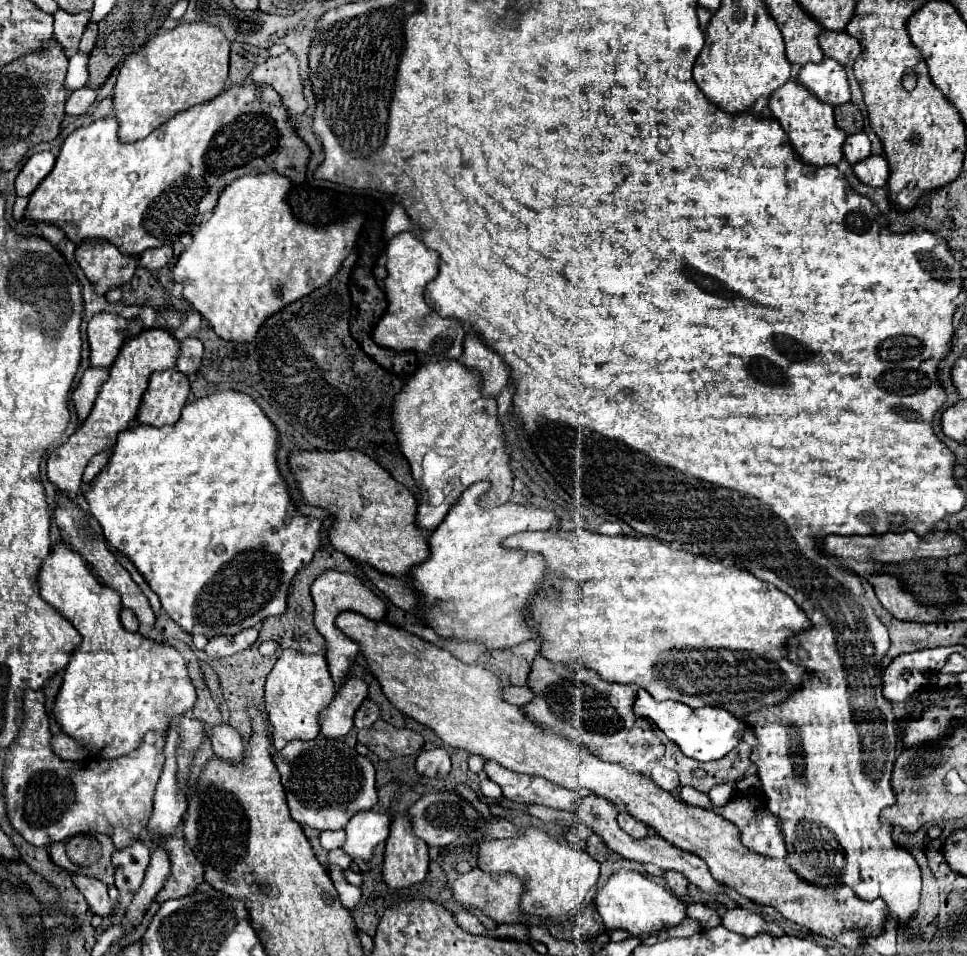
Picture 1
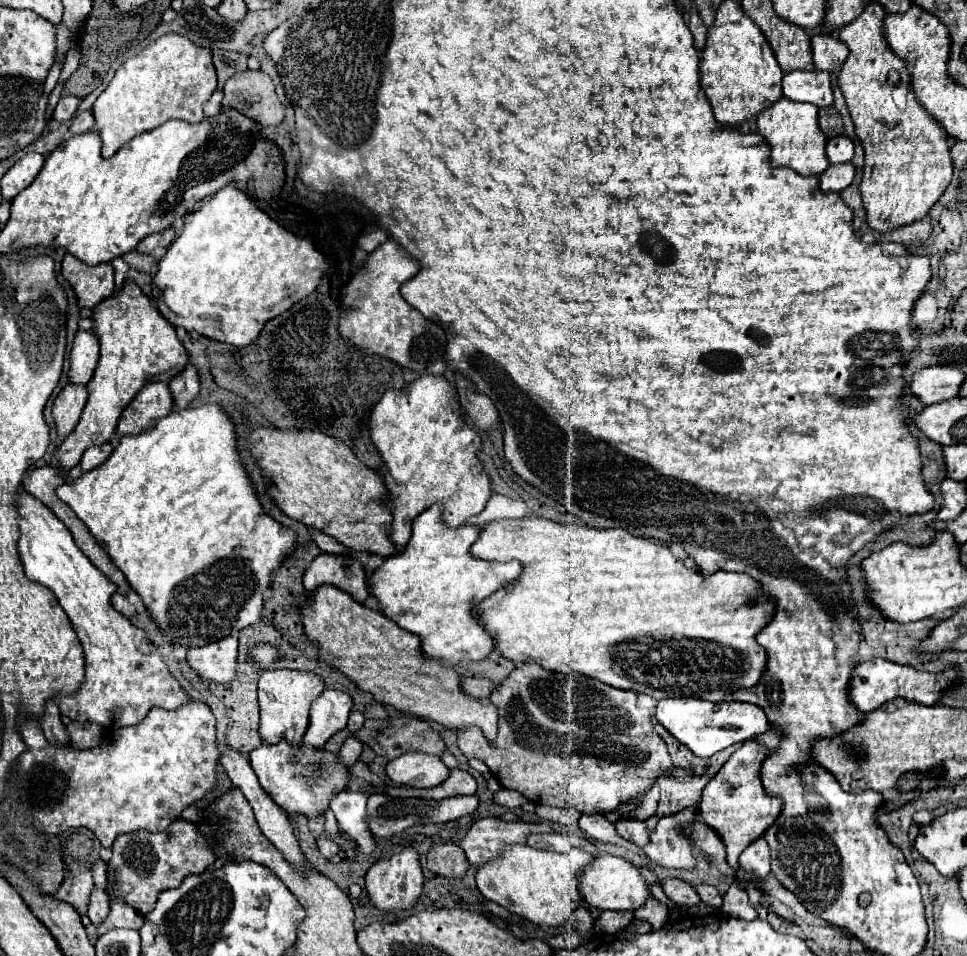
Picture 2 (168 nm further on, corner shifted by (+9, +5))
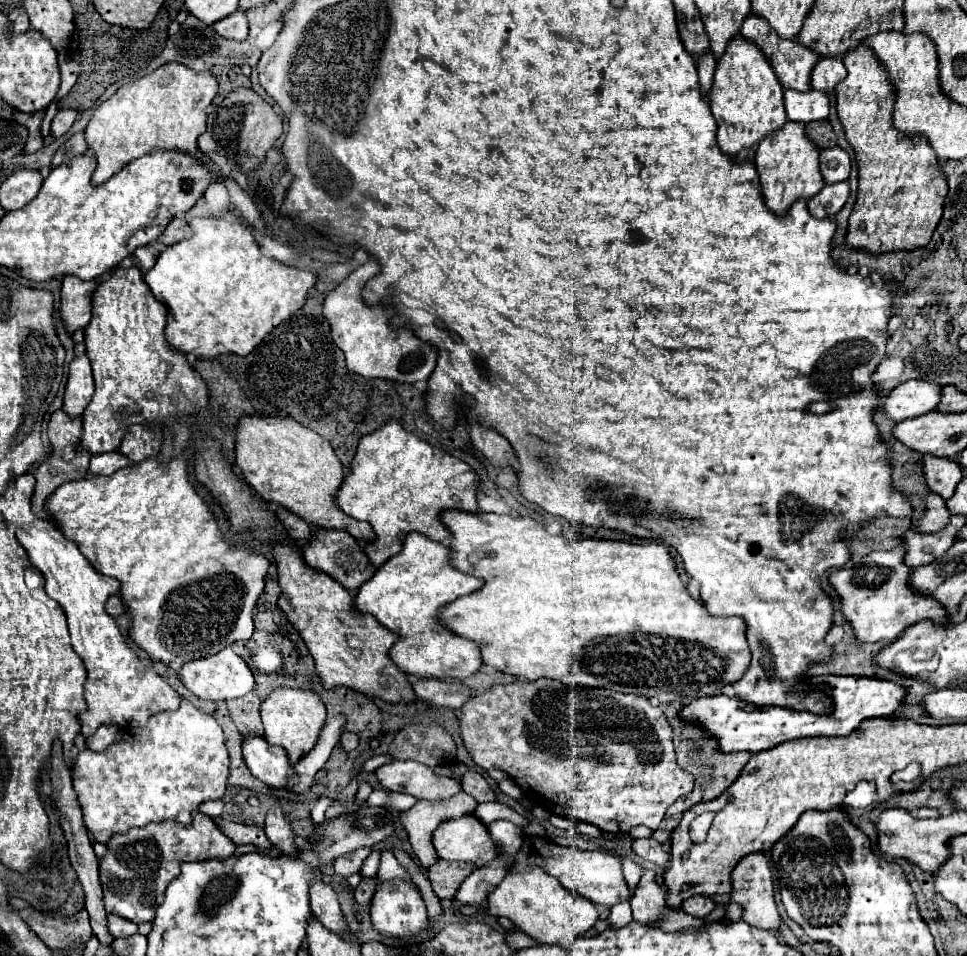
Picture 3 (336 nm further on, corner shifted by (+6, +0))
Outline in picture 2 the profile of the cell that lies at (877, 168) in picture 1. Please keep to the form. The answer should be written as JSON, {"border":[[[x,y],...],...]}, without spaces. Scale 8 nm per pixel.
{"border":[[[843,163],[843,165],[829,165],[821,175],[819,175],[819,189],[823,193],[841,193],[845,187],[851,185],[855,177],[855,167],[853,163]]]}

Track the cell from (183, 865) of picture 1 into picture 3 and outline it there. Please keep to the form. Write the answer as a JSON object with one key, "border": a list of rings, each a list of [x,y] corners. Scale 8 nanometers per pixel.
{"border":[[[192,812],[190,826],[178,826],[176,822],[160,822],[144,828],[128,830],[126,834],[114,834],[106,844],[108,852],[100,860],[100,882],[104,890],[106,912],[114,912],[132,922],[150,922],[156,906],[164,900],[166,886],[180,876],[182,862],[202,860],[226,860],[234,854],[236,844],[222,834],[210,816]]]}

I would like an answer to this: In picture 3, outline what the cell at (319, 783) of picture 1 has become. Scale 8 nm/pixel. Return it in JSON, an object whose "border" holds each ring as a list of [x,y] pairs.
{"border":[[[248,736],[242,744],[244,760],[258,780],[262,780],[272,790],[290,790],[290,782],[294,778],[294,768],[288,762],[286,750],[280,746],[268,744],[260,736]]]}

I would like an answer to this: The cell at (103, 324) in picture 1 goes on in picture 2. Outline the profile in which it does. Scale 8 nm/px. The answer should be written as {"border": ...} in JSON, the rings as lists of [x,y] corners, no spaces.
{"border":[[[77,331],[73,349],[69,355],[69,383],[87,385],[93,377],[99,359],[99,341],[91,331]]]}

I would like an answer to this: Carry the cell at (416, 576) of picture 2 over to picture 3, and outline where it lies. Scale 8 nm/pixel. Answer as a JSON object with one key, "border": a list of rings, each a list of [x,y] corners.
{"border":[[[410,532],[402,552],[390,558],[366,584],[362,584],[356,596],[356,608],[372,614],[384,628],[400,636],[390,650],[390,658],[402,672],[418,678],[464,680],[480,670],[482,652],[476,642],[450,632],[440,622],[438,612],[456,598],[468,596],[482,586],[482,578],[464,574],[450,564],[450,546],[434,542],[424,534]]]}

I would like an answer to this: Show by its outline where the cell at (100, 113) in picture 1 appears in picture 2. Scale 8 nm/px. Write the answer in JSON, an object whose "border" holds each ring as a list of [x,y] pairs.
{"border":[[[91,111],[79,113],[79,115],[71,121],[71,127],[69,127],[71,135],[79,135],[79,133],[85,133],[85,131],[91,131],[91,129],[95,129],[95,119],[93,119]]]}

